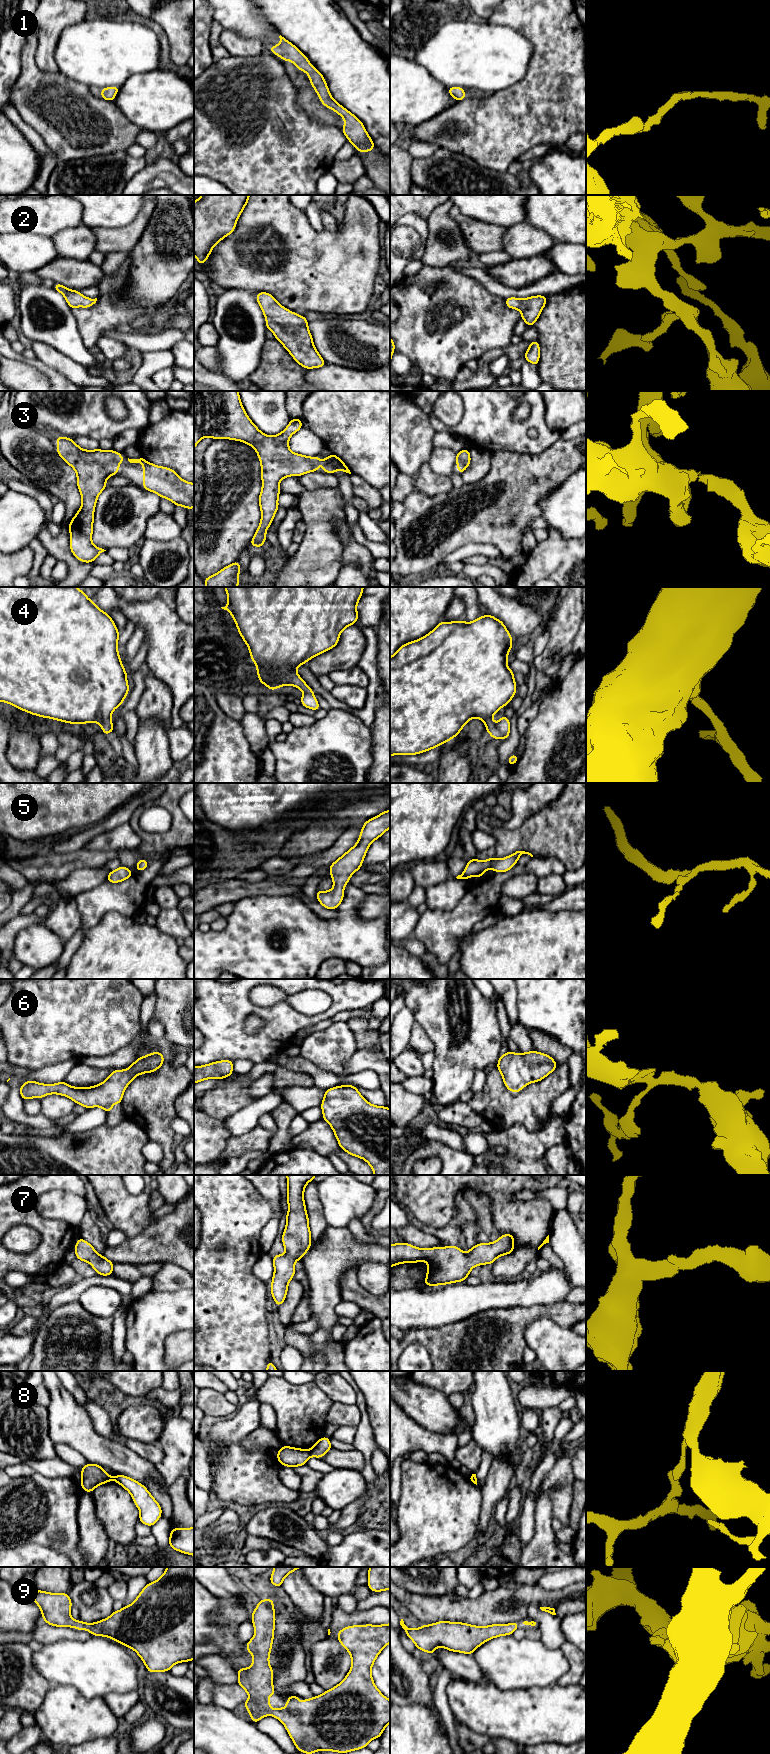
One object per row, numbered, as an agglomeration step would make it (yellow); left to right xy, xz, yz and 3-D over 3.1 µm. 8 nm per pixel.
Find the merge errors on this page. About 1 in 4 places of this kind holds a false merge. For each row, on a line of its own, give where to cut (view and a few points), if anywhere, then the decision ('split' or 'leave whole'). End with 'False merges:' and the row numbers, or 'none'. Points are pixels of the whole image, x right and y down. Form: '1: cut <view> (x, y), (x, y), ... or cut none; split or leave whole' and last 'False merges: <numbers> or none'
1: cut none; leave whole
2: cut none; leave whole
3: cut none; leave whole
4: cut none; leave whole
5: cut none; leave whole
6: cut none; leave whole
7: cut none; leave whole
8: cut xz (309, 1451), (311, 1455); split
9: cut none; leave whole
False merges: 8

